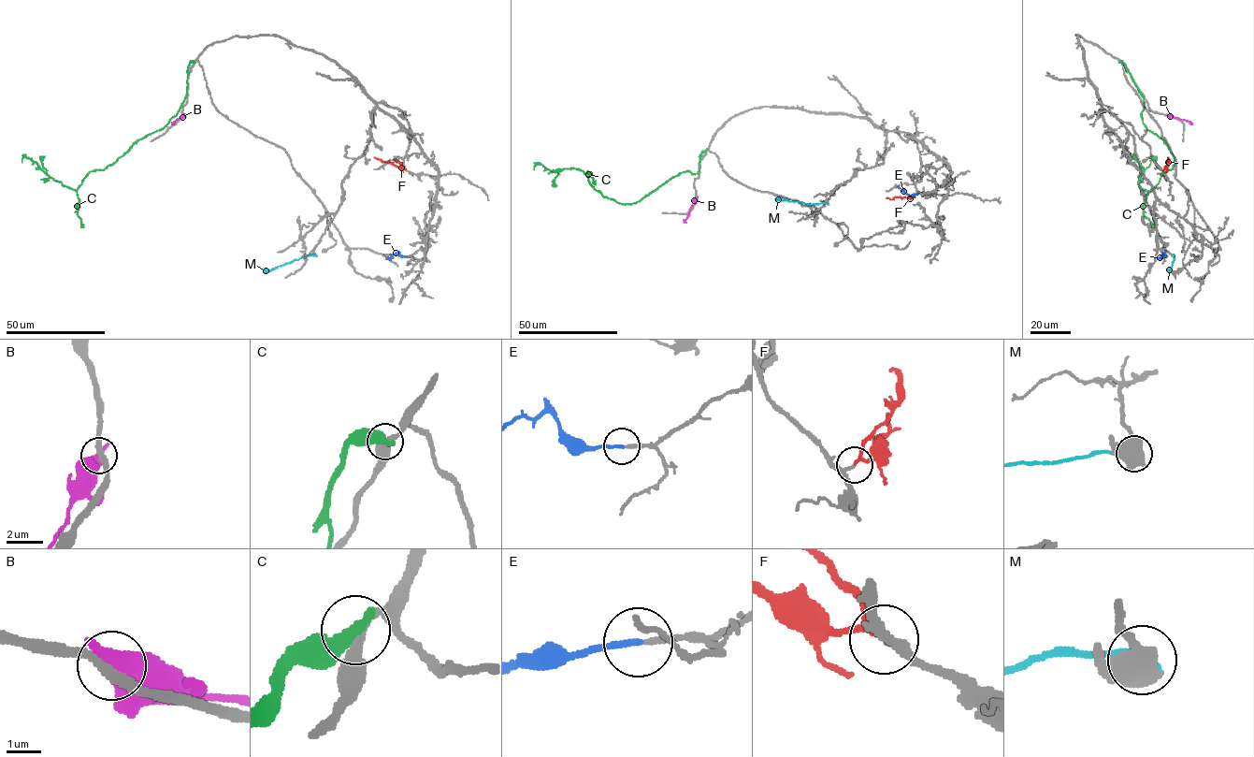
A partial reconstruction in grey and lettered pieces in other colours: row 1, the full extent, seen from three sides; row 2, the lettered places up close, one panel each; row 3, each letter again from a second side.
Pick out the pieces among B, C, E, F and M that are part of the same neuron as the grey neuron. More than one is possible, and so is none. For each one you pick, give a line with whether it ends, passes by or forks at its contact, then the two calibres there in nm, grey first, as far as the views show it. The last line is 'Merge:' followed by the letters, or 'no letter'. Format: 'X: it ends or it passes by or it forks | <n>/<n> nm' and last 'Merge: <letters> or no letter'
E: it ends | 150/180 nm
F: it passes by | 140/140 nm
Merge: E, F

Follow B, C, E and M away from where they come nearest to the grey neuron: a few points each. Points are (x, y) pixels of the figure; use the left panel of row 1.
B: (184, 115), (171, 123)
C: (194, 62), (177, 113), (113, 163), (91, 171), (76, 191), (30, 159), (21, 161)
E: (407, 256), (397, 252), (386, 258)
M: (315, 254), (295, 259), (264, 273)

